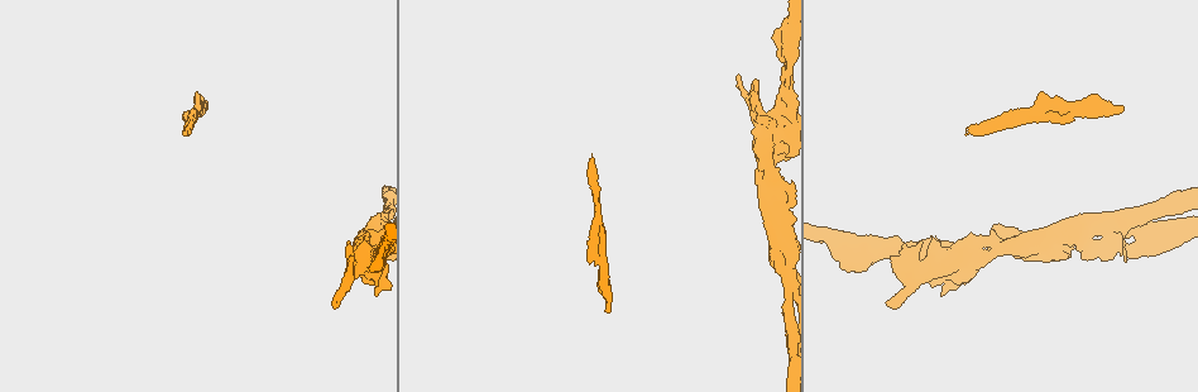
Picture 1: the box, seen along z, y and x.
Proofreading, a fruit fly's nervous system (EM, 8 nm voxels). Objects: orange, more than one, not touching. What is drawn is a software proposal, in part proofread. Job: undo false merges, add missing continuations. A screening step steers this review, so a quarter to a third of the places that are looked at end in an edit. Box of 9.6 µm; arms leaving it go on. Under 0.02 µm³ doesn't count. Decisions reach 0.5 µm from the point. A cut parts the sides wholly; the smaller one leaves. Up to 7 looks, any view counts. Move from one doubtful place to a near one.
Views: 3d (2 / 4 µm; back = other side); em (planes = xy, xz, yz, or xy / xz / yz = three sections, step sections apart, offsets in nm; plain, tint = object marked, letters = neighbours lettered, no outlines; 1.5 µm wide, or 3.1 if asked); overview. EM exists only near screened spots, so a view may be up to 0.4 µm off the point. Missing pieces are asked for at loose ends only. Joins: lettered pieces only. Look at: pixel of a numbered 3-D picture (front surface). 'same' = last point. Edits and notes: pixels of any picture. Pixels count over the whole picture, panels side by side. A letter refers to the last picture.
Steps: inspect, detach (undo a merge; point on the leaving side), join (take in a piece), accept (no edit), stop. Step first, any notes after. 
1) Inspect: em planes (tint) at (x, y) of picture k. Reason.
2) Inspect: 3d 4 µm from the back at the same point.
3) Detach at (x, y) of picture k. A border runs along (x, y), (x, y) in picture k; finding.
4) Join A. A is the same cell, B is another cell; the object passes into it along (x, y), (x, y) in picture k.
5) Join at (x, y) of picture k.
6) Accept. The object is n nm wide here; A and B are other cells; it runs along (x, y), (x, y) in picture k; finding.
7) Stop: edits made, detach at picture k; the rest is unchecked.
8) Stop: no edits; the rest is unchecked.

Inspect: em xz step 8 (letters) at (1058, 122) of picture 1. Free end.

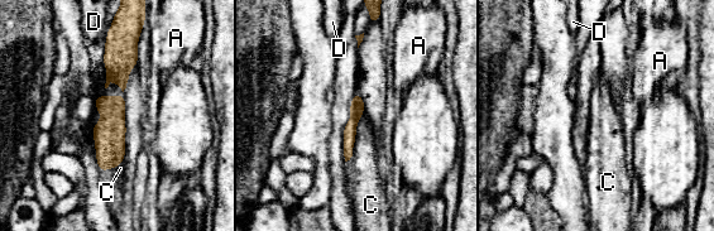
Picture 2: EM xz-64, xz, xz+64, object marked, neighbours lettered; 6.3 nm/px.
Inspect: em planes (letters) at the same point. Cut it another way.

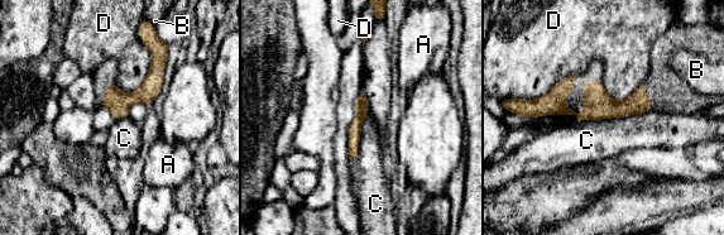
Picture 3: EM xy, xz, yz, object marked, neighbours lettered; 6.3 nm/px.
Accept. A, B, C and D are other cells; a border runs along (653, 109), (624, 116), (580, 120) in picture 3; no lettered piece goes on from it.

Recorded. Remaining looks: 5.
Inspect: 3d 2 µm at (969, 130) of picture 1. Branch stops here.

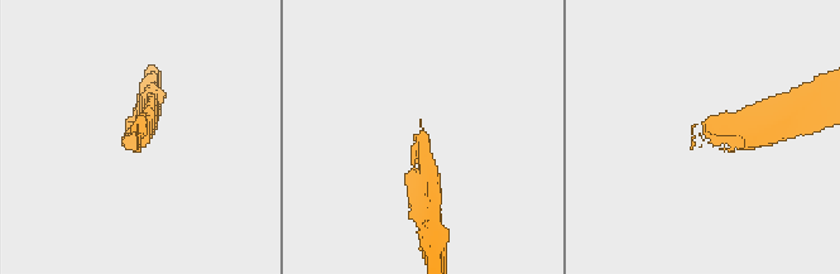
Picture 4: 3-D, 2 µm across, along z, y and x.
Inspect: em xy step 8 (tint) at (706, 122) of picture 4. Now the EM.

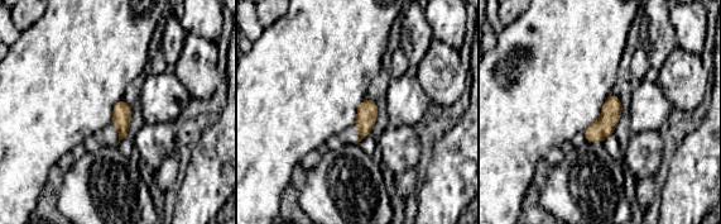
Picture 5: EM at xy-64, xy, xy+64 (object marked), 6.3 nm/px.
Inspect: em planes (letters) at the same point. Cut it another way.

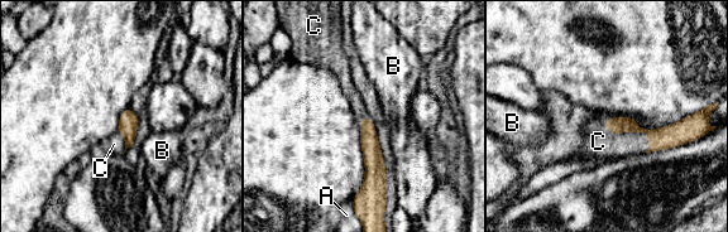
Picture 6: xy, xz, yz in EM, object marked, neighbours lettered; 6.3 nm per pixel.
Join at (598, 141) of picture 6. C is the same cell, A and B are other cells; the object passes into it along (665, 138), (627, 131), (598, 141) in picture 6; the cell continues.

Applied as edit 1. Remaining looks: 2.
Inspect: em planes (letters) at (739, 76) of picture 1. Free end.

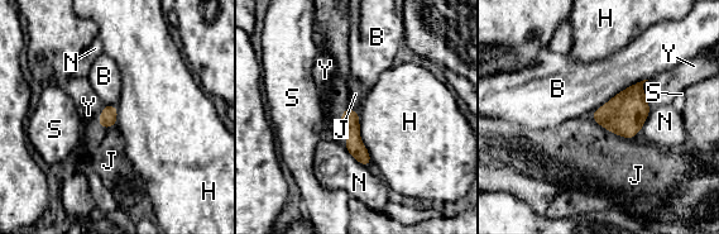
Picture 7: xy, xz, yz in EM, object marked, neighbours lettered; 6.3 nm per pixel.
Accept. The object is 110 nm wide here; B, H, J, N, S and Y are other cells; a border runs along (358, 111), (359, 137), (372, 161) in picture 7; no lettered piece goes on from it.

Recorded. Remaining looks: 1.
Stop: edits made, join at picture 6; the rest is unchecked.

